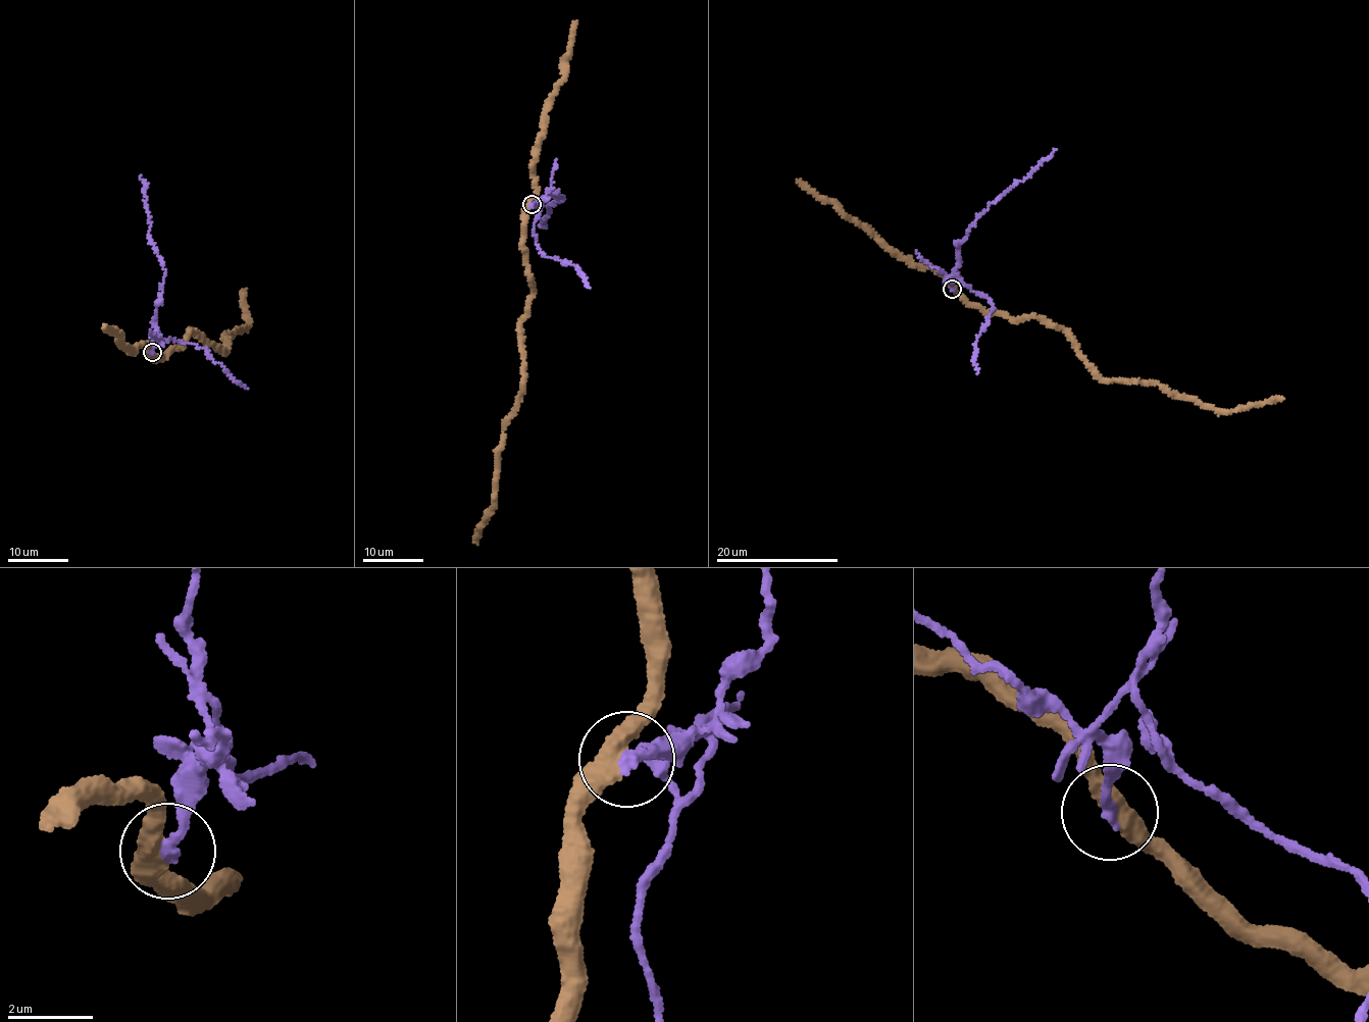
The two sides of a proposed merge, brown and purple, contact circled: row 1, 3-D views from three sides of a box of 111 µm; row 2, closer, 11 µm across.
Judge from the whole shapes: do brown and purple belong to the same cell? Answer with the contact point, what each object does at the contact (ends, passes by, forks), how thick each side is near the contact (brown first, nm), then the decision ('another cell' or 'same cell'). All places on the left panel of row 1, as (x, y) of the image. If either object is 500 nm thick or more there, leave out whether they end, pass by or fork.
place (152, 352); brown passes by; purple ends; calibres 440 and 280 nm; another cell

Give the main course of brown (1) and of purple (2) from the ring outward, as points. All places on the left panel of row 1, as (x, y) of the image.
1: (151, 352), (162, 356), (194, 327), (224, 351), (229, 331), (250, 323), (245, 290)
2: (151, 352), (157, 338), (153, 321), (155, 306), (165, 269), (149, 236), (150, 213), (142, 176)

